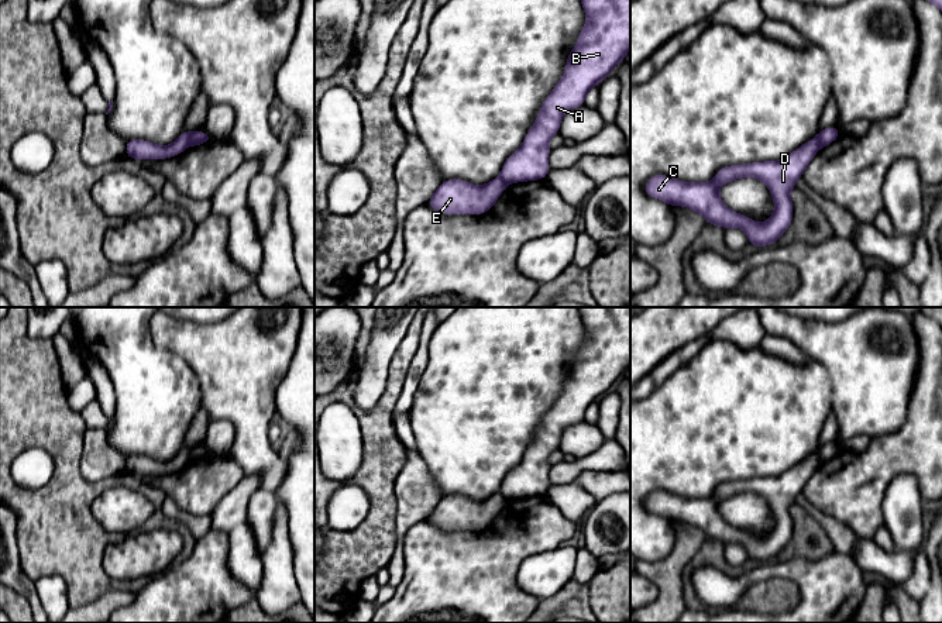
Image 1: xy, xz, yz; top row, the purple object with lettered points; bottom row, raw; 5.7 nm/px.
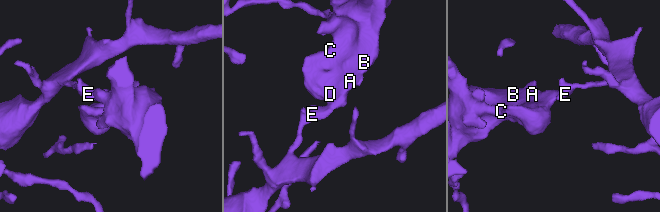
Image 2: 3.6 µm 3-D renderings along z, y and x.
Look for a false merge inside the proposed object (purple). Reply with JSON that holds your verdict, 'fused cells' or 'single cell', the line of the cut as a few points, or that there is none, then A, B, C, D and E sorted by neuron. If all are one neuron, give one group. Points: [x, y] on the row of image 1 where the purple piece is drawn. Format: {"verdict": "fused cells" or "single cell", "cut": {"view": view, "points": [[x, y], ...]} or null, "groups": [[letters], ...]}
{"verdict": "fused cells", "cut": {"view": "yz", "points": [[818, 134], [818, 144], [821, 147]]}, "groups": [["A", "B", "C", "D"], ["E"]]}

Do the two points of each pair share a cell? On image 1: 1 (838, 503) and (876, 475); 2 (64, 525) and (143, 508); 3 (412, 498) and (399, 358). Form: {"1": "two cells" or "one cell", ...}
{"1": "one cell", "2": "two cells", "3": "two cells"}

